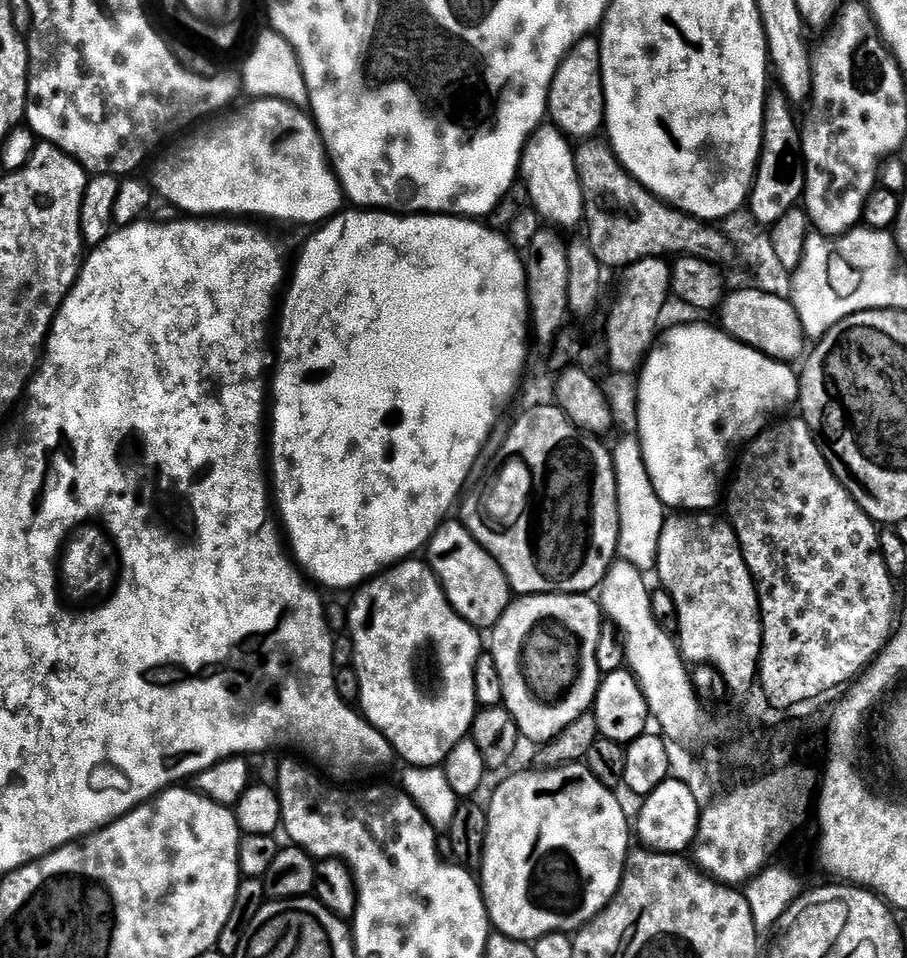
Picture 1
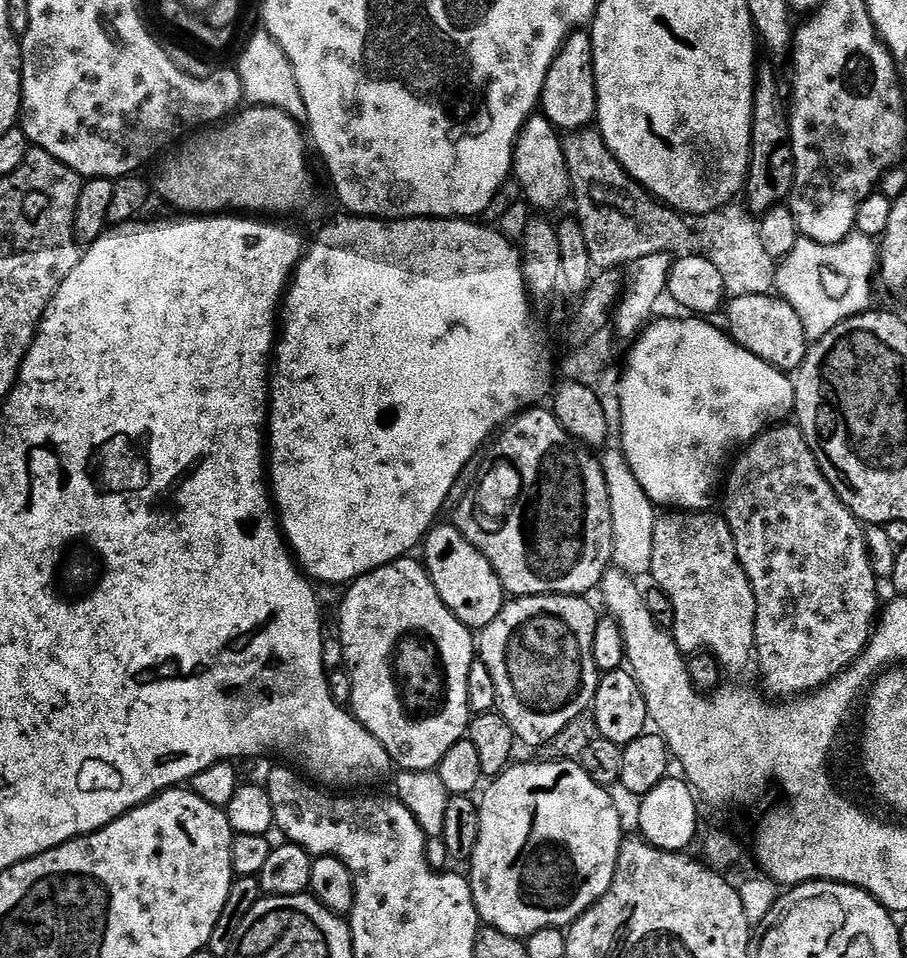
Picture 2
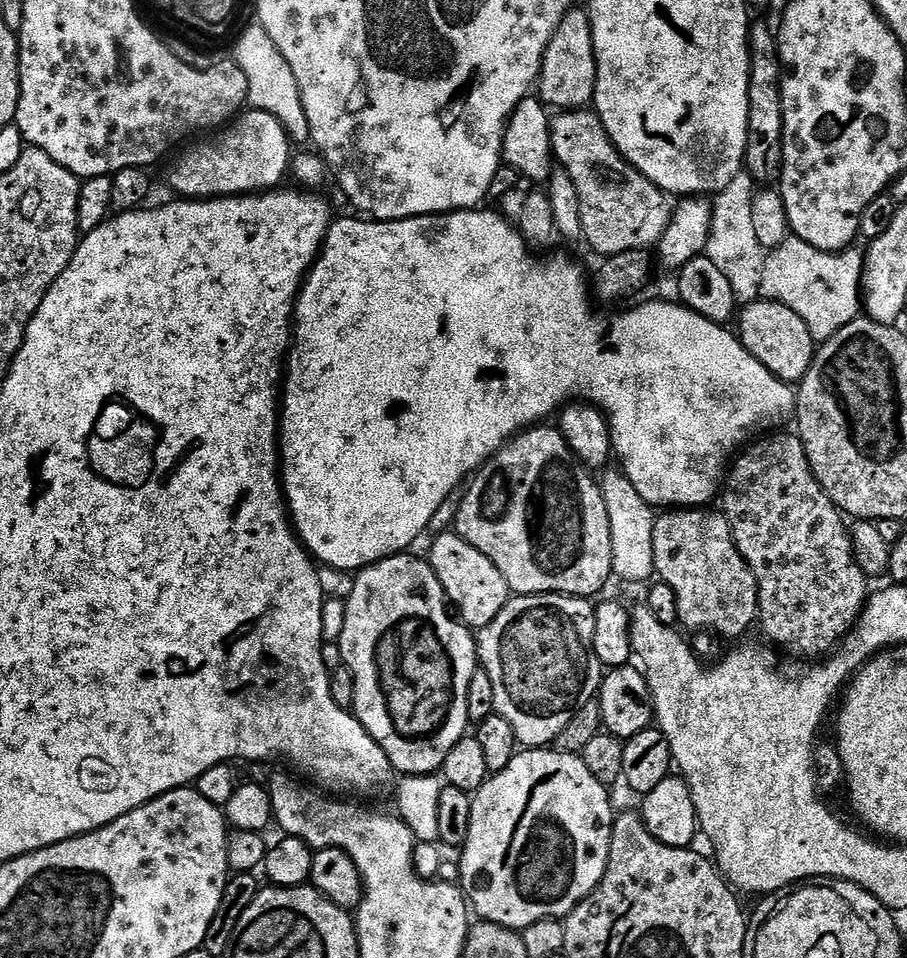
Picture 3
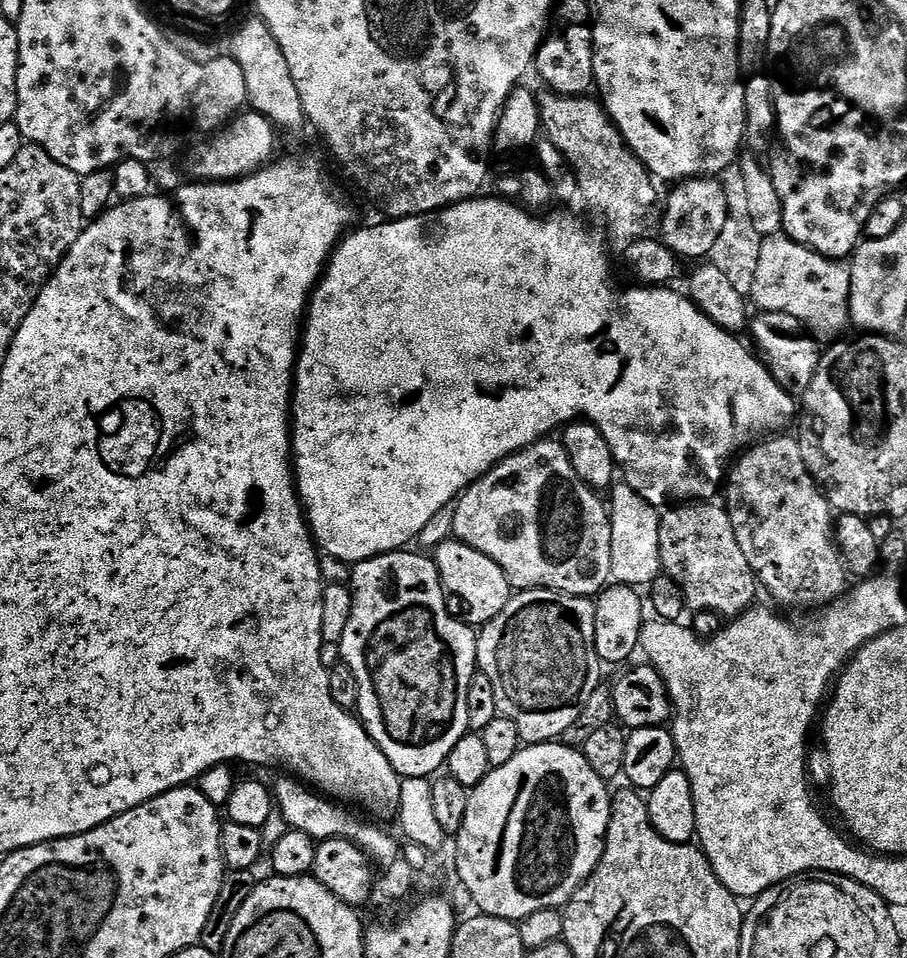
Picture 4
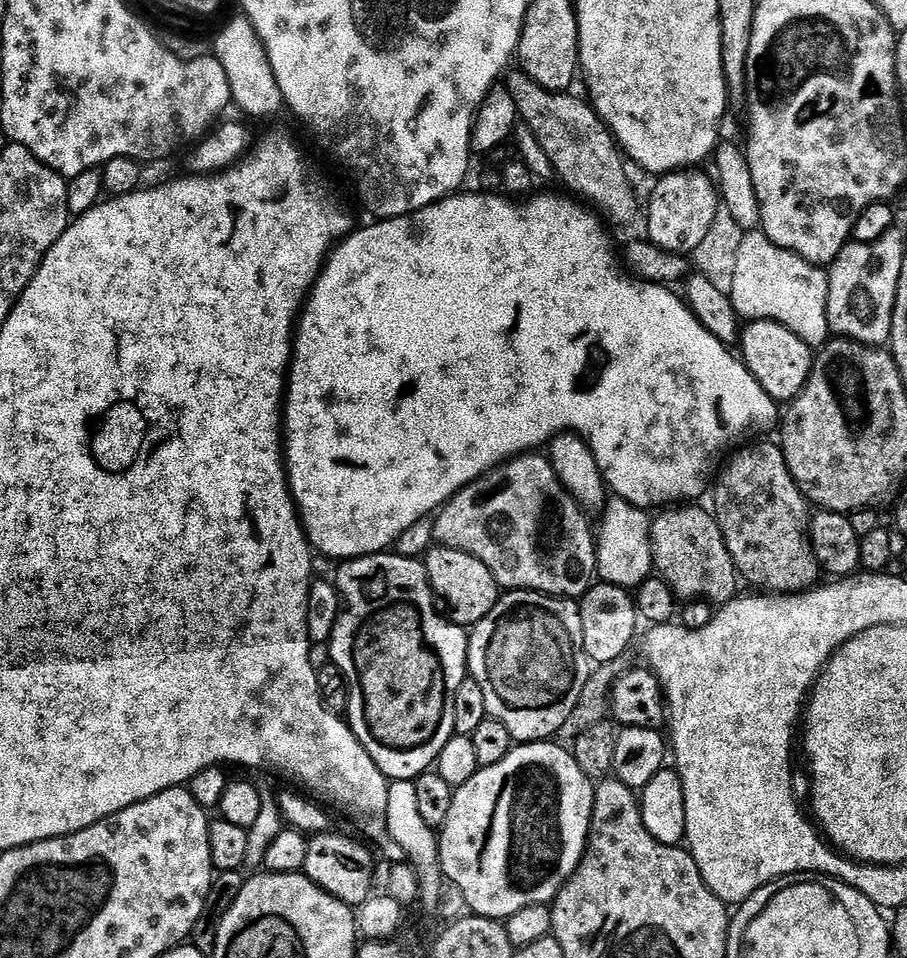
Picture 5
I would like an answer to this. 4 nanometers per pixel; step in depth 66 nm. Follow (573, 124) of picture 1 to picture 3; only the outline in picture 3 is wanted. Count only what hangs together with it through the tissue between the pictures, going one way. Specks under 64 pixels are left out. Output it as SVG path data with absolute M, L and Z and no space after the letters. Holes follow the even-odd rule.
M573 7L560 20L540 63L539 88L539 99L552 110L584 110L593 103L596 95L596 55L592 24L583 7Z

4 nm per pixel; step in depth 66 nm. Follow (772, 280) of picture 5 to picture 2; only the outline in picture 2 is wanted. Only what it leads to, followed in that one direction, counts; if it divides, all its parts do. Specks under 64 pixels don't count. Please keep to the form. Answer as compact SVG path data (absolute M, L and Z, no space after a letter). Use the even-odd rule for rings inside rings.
M853 234L837 244L799 239L790 254L779 261L775 291L798 314L809 341L823 338L843 320L873 307L872 279L878 276L878 244L868 236Z

